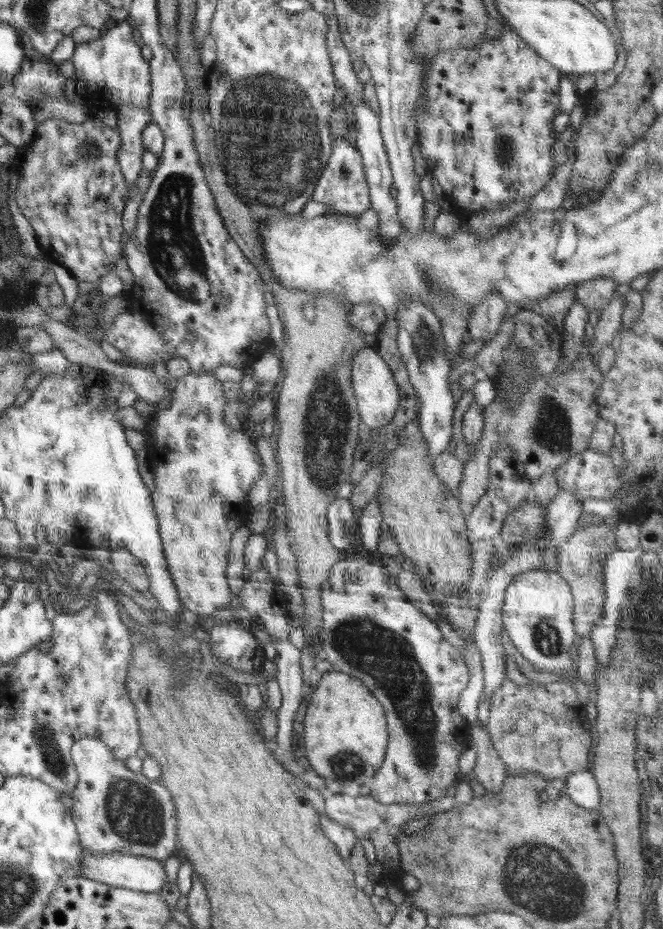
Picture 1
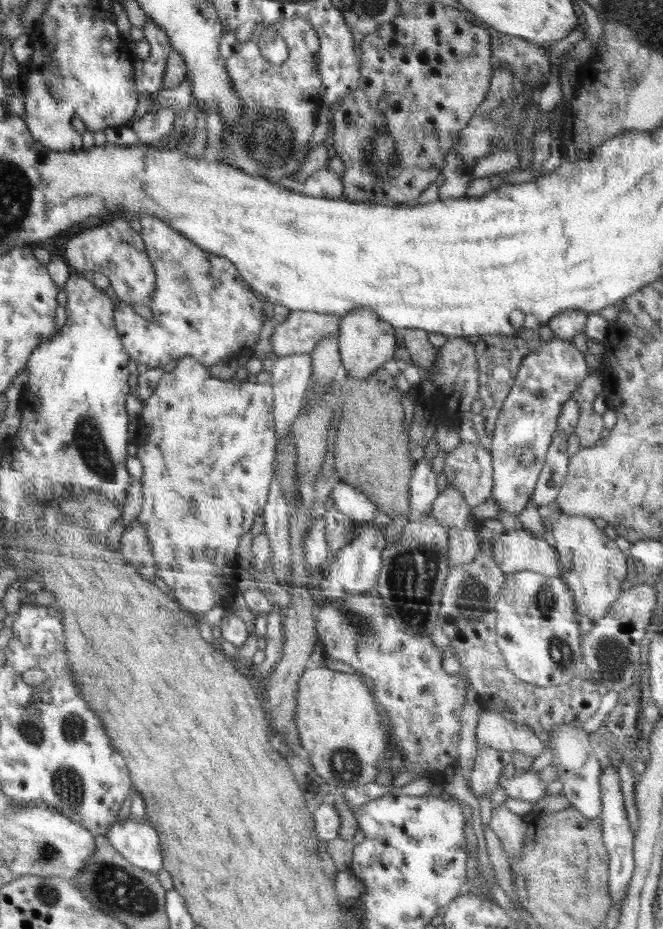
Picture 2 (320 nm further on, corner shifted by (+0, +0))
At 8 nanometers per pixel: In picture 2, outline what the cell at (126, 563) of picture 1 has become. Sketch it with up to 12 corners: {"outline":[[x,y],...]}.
{"outline":[[131,522],[120,536],[119,552],[146,578],[156,566],[145,528]]}

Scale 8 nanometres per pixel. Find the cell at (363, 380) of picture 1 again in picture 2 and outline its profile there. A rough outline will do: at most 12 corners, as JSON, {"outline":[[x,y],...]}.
{"outline":[[371,309],[342,315],[342,373],[356,380],[393,358],[395,327]]}

